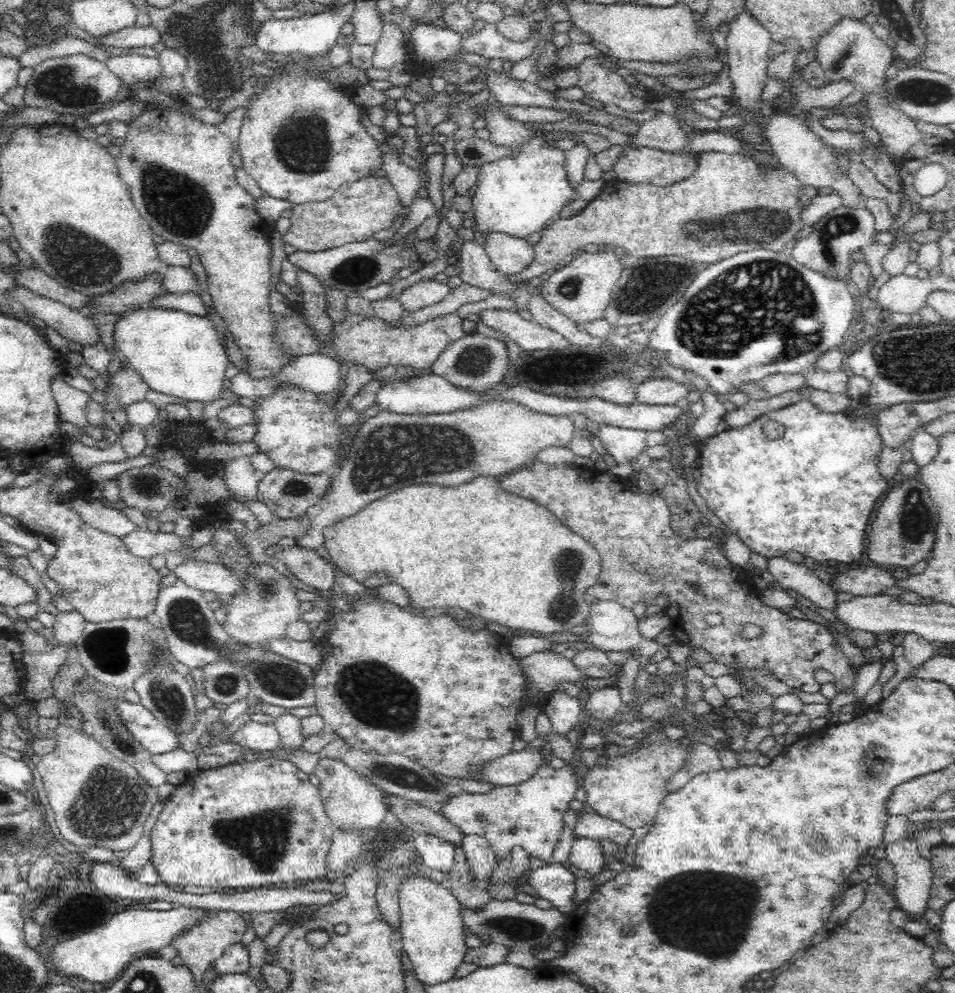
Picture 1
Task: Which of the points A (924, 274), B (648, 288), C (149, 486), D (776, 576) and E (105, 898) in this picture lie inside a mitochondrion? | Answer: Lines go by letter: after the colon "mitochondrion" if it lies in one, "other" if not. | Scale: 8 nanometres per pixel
A: other
B: mitochondrion
C: mitochondrion
D: other
E: other

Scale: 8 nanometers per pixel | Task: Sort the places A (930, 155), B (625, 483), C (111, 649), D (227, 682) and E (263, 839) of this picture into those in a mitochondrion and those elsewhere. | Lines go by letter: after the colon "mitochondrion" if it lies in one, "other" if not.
A: other
B: other
C: mitochondrion
D: mitochondrion
E: mitochondrion

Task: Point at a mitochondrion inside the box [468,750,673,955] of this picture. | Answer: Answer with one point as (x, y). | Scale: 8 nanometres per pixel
(515, 928)

